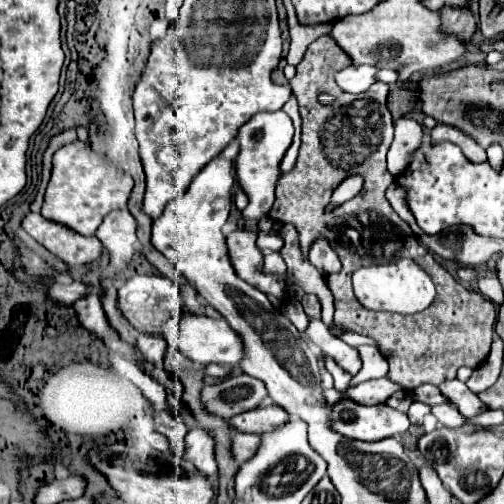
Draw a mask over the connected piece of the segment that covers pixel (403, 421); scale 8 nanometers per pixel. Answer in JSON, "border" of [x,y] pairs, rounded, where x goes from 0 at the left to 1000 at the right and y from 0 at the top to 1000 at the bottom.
{"border":[[[677,790],[653,817],[657,853],[720,877],[748,877],[784,861],[808,857],[815,845],[804,817],[776,806],[712,806],[688,790]]]}

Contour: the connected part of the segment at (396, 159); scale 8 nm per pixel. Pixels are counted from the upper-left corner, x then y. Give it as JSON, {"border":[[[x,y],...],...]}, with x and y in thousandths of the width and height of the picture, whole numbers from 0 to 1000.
{"border":[[[796,230],[784,238],[784,274],[772,294],[772,341],[780,349],[792,349],[800,333],[808,333],[812,310],[819,306],[819,294],[827,294],[835,266],[835,250],[819,234]]]}

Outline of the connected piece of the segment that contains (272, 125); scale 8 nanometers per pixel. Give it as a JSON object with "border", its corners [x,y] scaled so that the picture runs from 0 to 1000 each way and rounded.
{"border":[[[518,222],[470,258],[470,278],[474,278],[474,306],[466,313],[466,341],[474,369],[494,393],[494,409],[482,417],[482,429],[518,433],[542,409],[546,365],[558,349],[554,325],[581,278],[581,242],[565,222]]]}

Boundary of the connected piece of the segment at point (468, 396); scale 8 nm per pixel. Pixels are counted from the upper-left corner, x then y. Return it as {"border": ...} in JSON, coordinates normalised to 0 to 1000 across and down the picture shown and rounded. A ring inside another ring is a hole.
{"border":[[[895,754],[895,758],[883,758],[875,762],[875,774],[883,786],[891,786],[903,802],[903,810],[923,825],[923,829],[935,829],[950,817],[962,813],[962,802],[954,802],[954,794],[946,790],[946,782],[938,782],[919,758],[911,754]]]}

